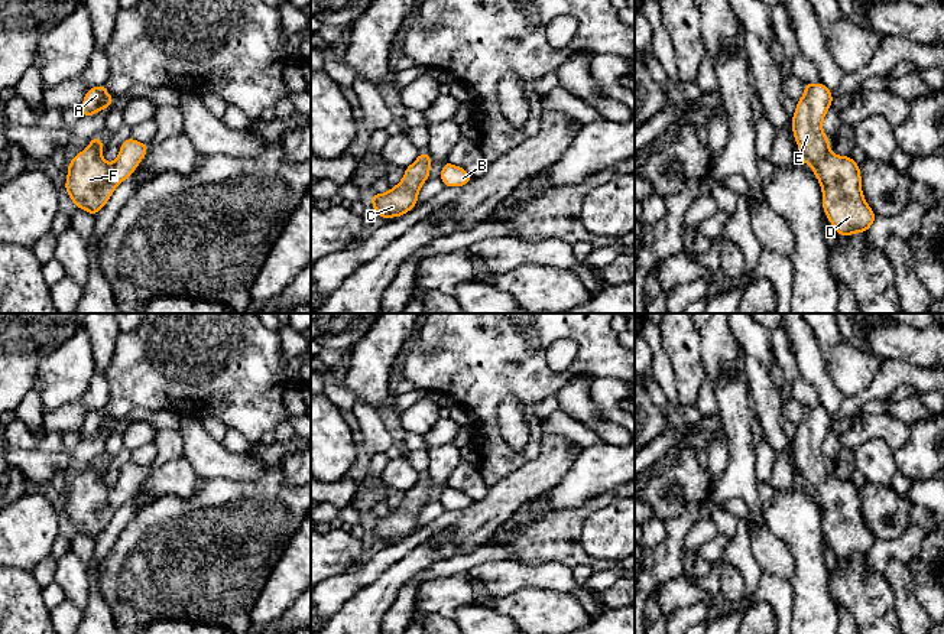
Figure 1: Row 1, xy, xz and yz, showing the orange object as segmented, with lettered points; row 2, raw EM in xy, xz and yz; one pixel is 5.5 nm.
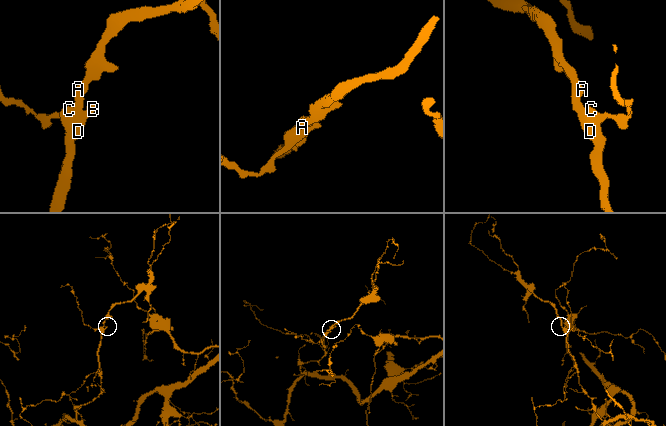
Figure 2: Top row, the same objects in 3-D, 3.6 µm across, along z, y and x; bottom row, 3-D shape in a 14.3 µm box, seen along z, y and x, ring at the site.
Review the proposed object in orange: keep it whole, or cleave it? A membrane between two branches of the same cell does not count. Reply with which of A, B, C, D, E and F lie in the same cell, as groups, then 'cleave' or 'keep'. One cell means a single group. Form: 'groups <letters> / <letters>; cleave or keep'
groups A B C D E F; keep

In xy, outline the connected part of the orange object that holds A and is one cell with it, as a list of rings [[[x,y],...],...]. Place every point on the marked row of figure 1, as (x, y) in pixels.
[[[106,84],[93,87],[87,91],[82,104],[80,105],[84,117],[97,114],[100,110],[110,108],[111,101],[116,97],[111,97],[106,91]]]

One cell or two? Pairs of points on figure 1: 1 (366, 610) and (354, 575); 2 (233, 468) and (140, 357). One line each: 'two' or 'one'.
1: two
2: two

